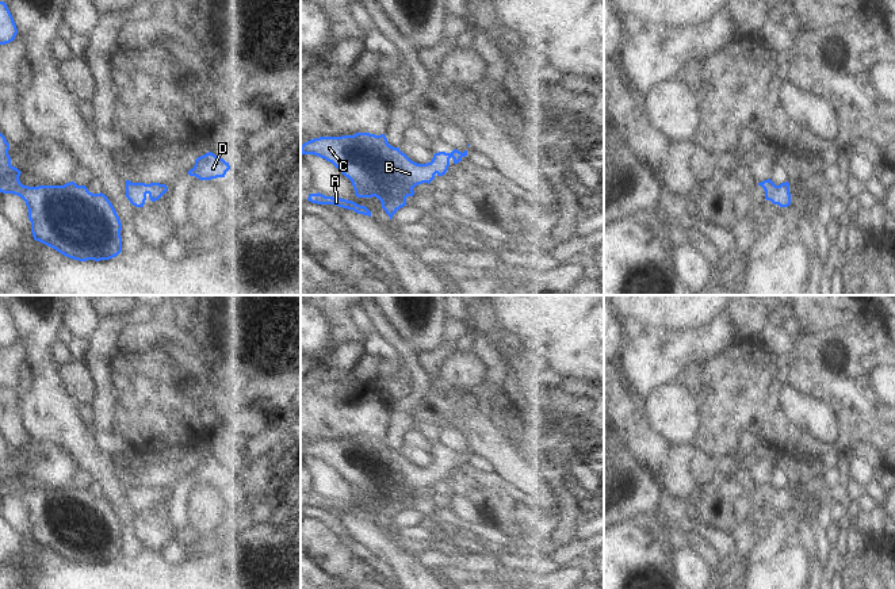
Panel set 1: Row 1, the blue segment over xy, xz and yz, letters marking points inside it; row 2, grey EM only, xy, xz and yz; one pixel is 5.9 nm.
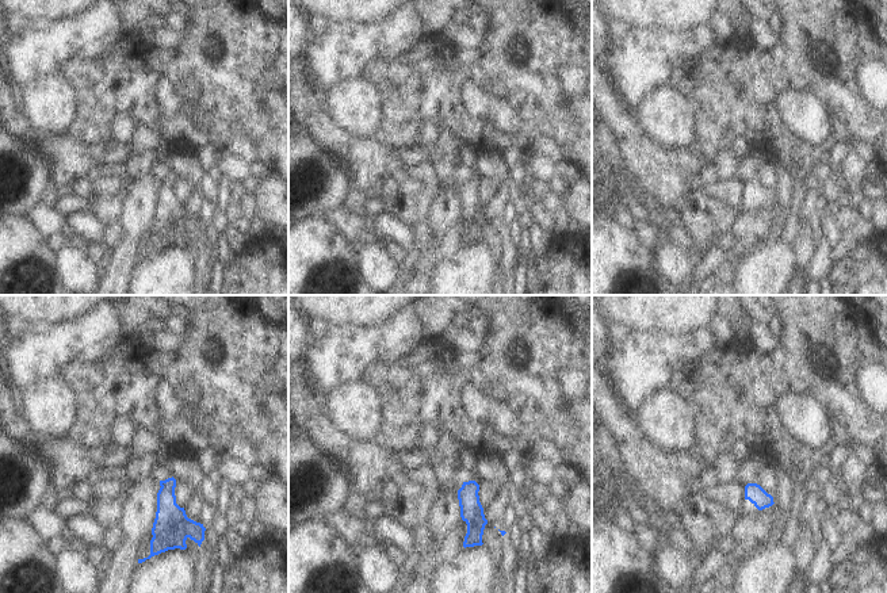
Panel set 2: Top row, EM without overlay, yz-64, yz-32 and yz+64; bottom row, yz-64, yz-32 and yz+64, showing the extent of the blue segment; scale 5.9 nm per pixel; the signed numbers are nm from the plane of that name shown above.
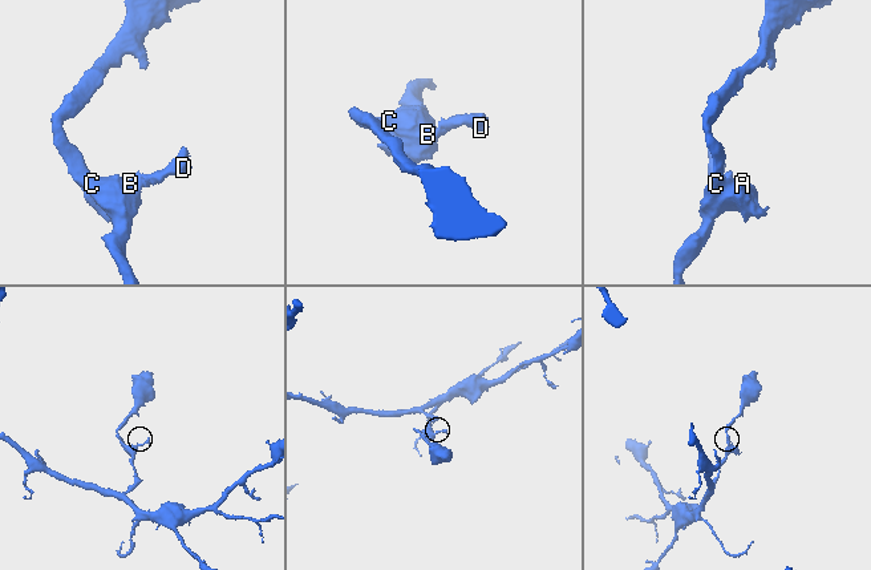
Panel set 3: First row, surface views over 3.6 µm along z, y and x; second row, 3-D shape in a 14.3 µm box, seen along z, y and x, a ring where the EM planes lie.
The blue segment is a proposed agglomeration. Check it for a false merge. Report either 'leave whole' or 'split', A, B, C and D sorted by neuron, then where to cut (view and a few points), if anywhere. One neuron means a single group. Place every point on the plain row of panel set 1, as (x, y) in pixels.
leave whole; A B C D; no cut

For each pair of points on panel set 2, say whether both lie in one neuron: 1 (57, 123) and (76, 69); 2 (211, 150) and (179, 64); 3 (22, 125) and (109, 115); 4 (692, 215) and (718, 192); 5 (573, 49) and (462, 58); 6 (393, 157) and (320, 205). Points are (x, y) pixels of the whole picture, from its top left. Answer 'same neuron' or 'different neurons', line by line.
1: different neurons
2: same neuron
3: different neurons
4: different neurons
5: same neuron
6: different neurons

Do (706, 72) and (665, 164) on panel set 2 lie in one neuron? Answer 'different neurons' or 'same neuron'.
different neurons

